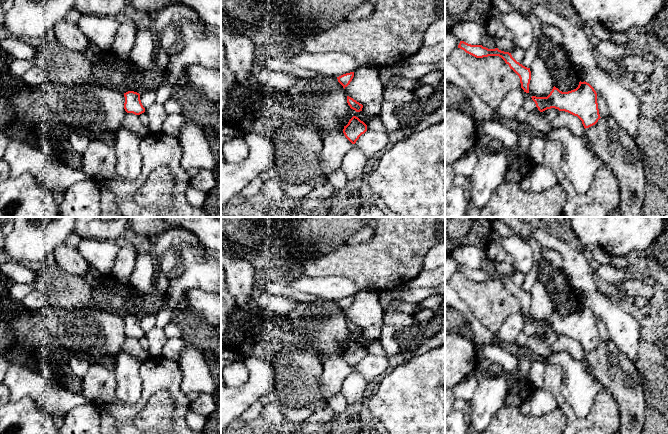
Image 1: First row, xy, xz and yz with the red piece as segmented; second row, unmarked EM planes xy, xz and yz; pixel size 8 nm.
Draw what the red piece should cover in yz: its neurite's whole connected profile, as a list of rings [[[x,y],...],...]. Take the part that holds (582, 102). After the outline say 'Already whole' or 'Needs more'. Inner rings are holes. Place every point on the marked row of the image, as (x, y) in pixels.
[[[579,82],[576,89],[562,92],[555,86],[547,97],[532,96],[540,112],[555,108],[577,116],[584,126],[589,128],[601,118],[597,103],[597,93],[587,82]]]. Already whole

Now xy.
[[[128,91],[124,93],[124,97],[125,97],[124,109],[127,113],[140,115],[145,112],[145,108],[141,103],[139,93],[134,91]]]. Already whole

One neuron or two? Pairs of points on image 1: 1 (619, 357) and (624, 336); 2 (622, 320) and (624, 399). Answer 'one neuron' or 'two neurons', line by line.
1: two neurons
2: two neurons

